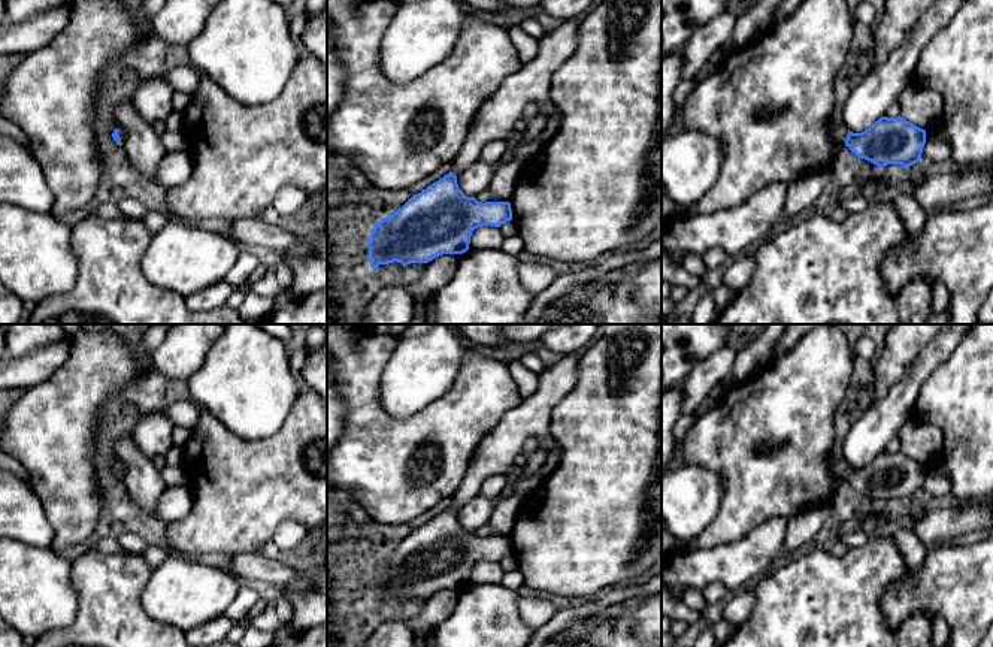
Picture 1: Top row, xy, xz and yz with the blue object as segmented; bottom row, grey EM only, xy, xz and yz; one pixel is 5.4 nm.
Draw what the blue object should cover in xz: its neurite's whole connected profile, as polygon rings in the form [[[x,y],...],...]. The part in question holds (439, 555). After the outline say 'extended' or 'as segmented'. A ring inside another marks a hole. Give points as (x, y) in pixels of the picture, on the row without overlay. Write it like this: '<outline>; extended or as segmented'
[[[585,351],[564,354],[563,360],[541,372],[536,391],[506,412],[476,448],[460,487],[451,496],[451,507],[373,562],[366,580],[373,607],[379,599],[397,596],[405,602],[429,598],[442,589],[463,589],[475,563],[500,562],[512,554],[509,536],[482,538],[467,532],[458,523],[457,511],[479,495],[490,475],[506,475],[529,438],[542,444],[547,453],[552,448],[552,409],[575,387]]]; extended

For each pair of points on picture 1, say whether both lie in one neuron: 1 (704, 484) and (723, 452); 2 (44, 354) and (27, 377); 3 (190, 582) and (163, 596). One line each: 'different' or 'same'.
1: different
2: same
3: same

